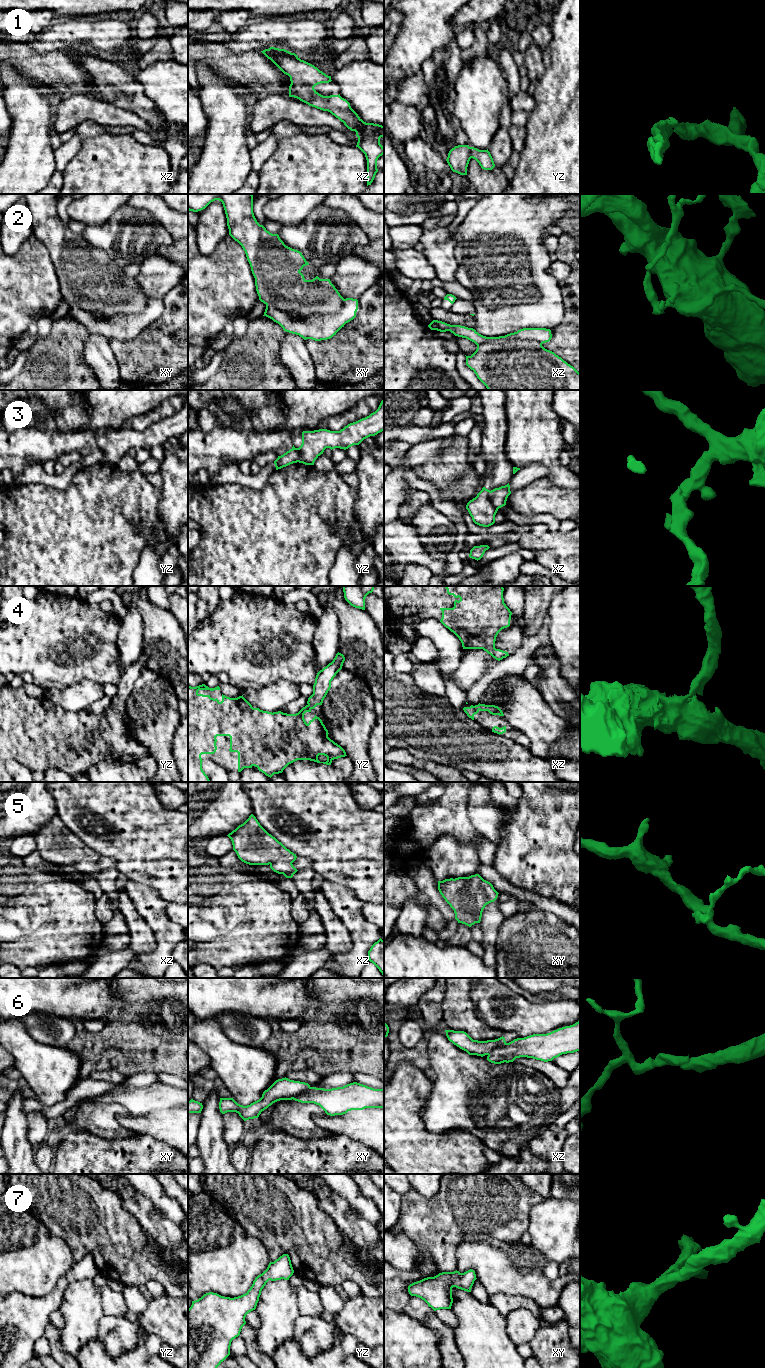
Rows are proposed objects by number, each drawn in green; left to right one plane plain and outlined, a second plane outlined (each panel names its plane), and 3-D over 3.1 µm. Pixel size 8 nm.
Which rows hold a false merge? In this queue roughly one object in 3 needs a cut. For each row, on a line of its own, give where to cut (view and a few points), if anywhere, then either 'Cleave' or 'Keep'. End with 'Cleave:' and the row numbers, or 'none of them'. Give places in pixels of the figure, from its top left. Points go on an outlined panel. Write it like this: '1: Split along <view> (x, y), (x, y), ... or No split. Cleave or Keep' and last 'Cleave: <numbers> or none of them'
1: No split. Keep
2: Split along xy (344, 299), (334, 313), (307, 317), (292, 316), (266, 304). Cleave
3: Split along xz (489, 491), (489, 499), (497, 509). Cleave
4: No split. Keep
5: No split. Keep
6: Split along xz (506, 1043), (493, 1048), (487, 1054). Cleave
7: No split. Keep
Cleave: 2, 3, 6

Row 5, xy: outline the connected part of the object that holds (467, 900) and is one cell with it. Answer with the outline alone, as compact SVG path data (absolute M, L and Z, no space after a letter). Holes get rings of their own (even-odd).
M479 874L438 881L438 890L454 910L458 923L469 927L480 923L483 909L494 902L499 894Z

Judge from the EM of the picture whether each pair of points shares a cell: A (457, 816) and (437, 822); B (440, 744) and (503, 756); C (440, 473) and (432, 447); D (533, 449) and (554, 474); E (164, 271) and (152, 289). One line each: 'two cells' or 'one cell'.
A: one cell
B: one cell
C: two cells
D: one cell
E: one cell

